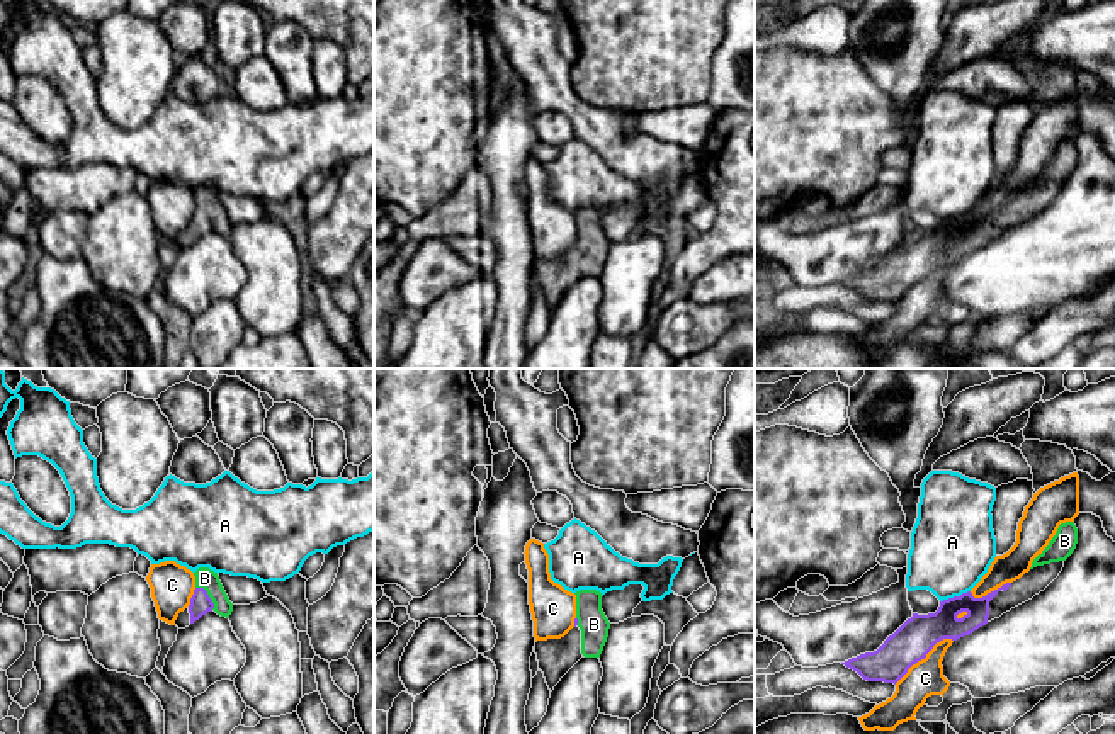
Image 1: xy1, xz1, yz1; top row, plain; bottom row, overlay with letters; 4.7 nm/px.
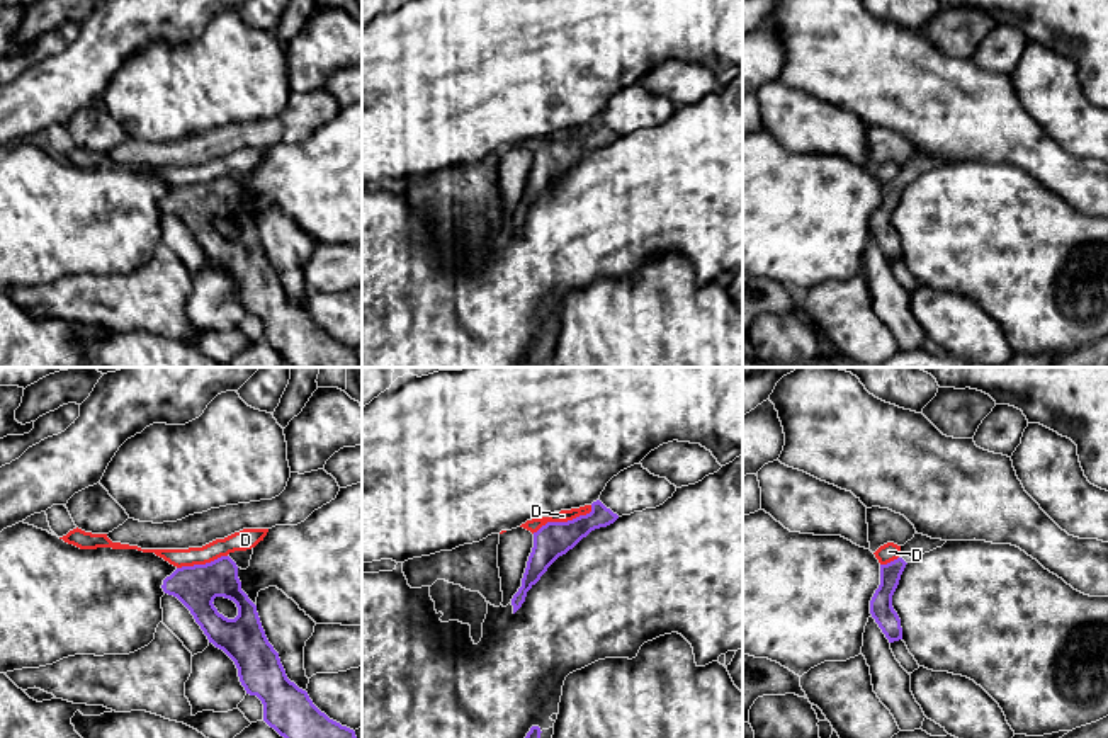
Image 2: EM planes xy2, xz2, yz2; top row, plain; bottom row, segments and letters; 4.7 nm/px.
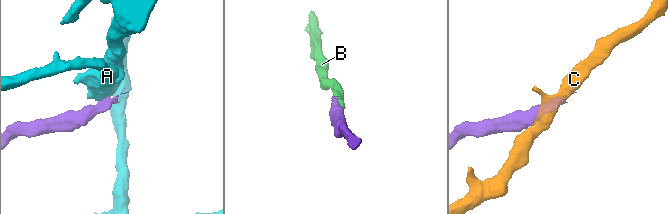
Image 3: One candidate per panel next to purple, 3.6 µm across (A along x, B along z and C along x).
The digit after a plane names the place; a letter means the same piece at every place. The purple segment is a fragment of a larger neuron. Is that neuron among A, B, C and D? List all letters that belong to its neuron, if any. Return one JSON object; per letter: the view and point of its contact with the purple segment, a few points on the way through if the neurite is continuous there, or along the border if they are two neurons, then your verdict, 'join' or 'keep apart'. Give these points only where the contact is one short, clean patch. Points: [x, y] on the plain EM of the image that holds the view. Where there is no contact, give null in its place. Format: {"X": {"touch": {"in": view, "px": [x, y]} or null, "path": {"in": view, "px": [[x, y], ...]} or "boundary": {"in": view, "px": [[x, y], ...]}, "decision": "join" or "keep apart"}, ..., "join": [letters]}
{"A": {"touch": {"in": "yz1", "px": [954, 216]}, "boundary": {"in": "yz1", "px": [[969, 209], [940, 221]]}, "decision": "keep apart"}, "B": {"touch": {"in": "xy1", "px": [208, 214]}, "decision": "join"}, "C": {"touch": {"in": "yz1", "px": [923, 277]}, "decision": "keep apart"}, "D": {"touch": {"in": "xz2", "px": [563, 141]}, "boundary": {"in": "xz2", "px": [[592, 124], [585, 133], [566, 140], [548, 140], [532, 152]]}, "decision": "keep apart"}, "join": ["B"]}

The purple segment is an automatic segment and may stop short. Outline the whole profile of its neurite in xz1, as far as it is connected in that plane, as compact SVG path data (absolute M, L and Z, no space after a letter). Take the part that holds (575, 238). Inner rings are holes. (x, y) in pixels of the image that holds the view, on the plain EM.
M580 209L576 214L574 246L581 250L581 274L600 277L608 257L610 241L602 229L602 212L597 209Z

